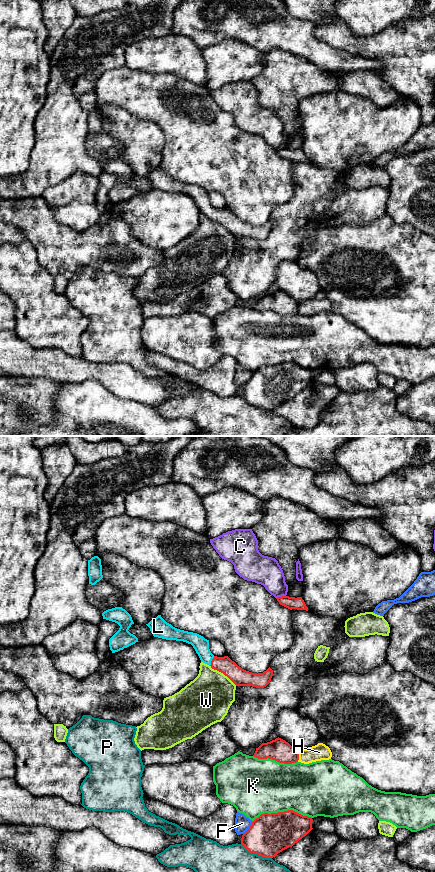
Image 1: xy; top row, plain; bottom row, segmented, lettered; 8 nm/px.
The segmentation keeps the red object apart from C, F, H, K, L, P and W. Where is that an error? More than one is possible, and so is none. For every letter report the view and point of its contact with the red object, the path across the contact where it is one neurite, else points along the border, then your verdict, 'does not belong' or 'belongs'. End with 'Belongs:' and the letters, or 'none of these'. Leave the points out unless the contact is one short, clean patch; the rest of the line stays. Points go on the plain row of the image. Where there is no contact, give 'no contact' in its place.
C: meets red in xy at (280, 149); does not belong
F: meets red in xy at (249, 380); does not belong
H: meets red in xy at (298, 308); does not belong
K: meets red in xy at (282, 364); does not belong
L: meets red in xy at (211, 213); runs through xy (225, 217), (211, 213), (205, 207), (201, 197); belongs
P: meets red in xy at (256, 405); does not belong
W: meets red in xy at (223, 225); does not belong
Belongs: L

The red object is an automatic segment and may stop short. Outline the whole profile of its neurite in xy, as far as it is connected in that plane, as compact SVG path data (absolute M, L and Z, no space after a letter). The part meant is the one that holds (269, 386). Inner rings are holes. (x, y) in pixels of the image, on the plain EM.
M293 362L264 365L242 387L241 396L250 405L273 410L306 388L313 381L312 373Z

